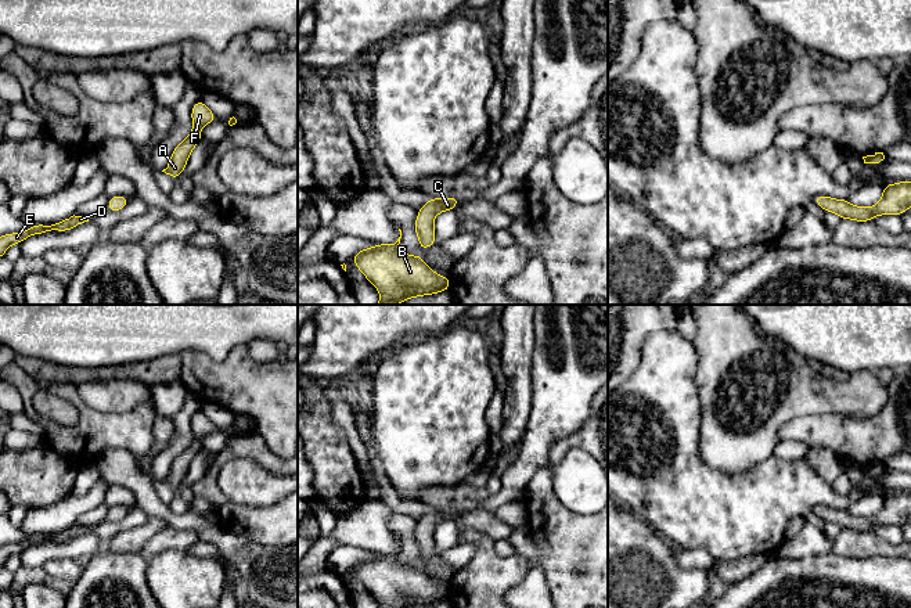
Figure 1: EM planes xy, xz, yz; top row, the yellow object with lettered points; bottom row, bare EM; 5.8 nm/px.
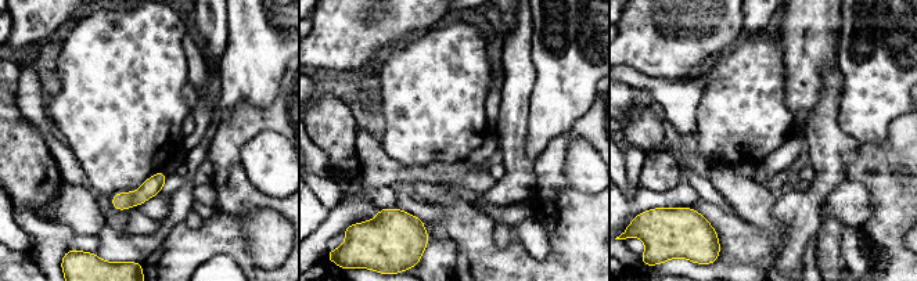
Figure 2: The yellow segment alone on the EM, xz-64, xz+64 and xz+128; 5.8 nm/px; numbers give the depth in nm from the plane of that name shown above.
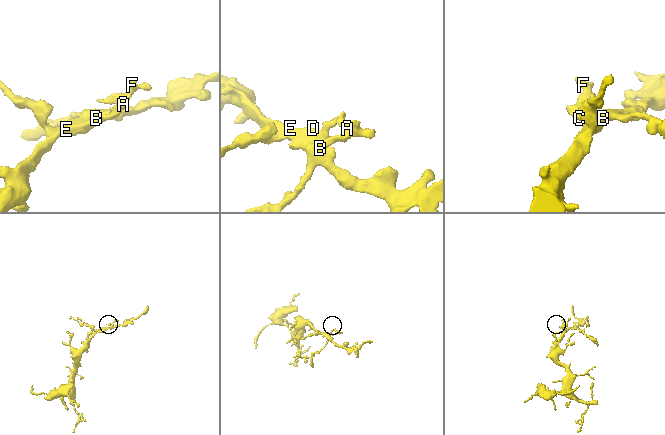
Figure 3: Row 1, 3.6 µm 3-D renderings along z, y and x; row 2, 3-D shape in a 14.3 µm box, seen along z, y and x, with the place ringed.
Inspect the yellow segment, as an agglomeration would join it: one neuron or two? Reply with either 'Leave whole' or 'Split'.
Leave whole

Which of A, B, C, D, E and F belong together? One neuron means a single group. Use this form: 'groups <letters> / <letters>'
groups A B C D E F

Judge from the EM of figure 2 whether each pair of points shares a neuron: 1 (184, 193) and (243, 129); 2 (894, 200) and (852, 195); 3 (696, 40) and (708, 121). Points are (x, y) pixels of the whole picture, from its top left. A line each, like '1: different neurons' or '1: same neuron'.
1: different neurons
2: different neurons
3: different neurons

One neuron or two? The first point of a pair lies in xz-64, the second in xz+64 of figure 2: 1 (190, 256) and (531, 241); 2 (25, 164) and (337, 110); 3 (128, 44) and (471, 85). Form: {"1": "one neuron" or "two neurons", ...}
{"1": "two neurons", "2": "one neuron", "3": "one neuron"}

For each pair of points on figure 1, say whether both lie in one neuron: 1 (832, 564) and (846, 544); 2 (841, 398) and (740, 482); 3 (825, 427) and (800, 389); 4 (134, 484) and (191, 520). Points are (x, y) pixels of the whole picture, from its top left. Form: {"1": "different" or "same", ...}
{"1": "different", "2": "different", "3": "different", "4": "same"}

